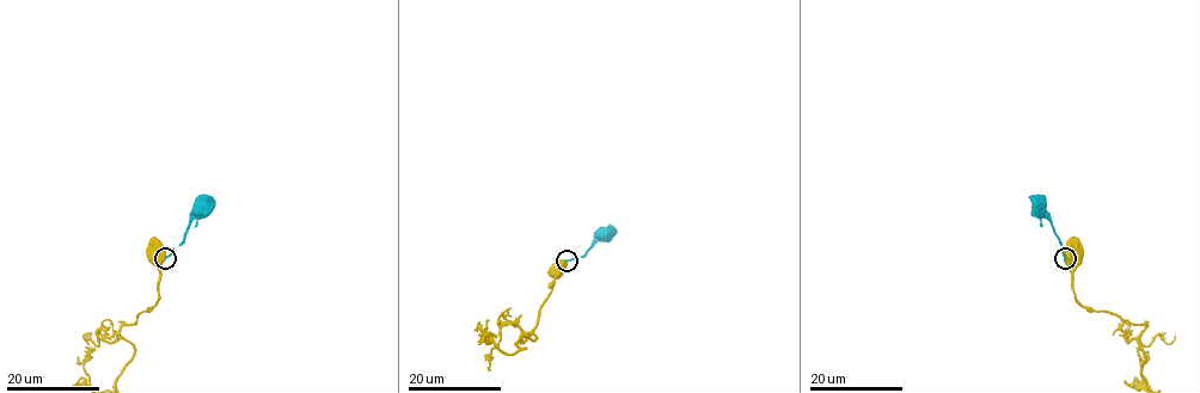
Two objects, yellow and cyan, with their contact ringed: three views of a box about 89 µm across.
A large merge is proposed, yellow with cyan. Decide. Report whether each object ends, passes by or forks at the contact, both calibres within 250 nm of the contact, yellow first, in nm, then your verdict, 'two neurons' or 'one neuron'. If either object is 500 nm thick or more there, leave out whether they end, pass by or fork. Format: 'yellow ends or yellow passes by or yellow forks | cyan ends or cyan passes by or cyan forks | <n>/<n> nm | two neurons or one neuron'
850/320 nm | two neurons

